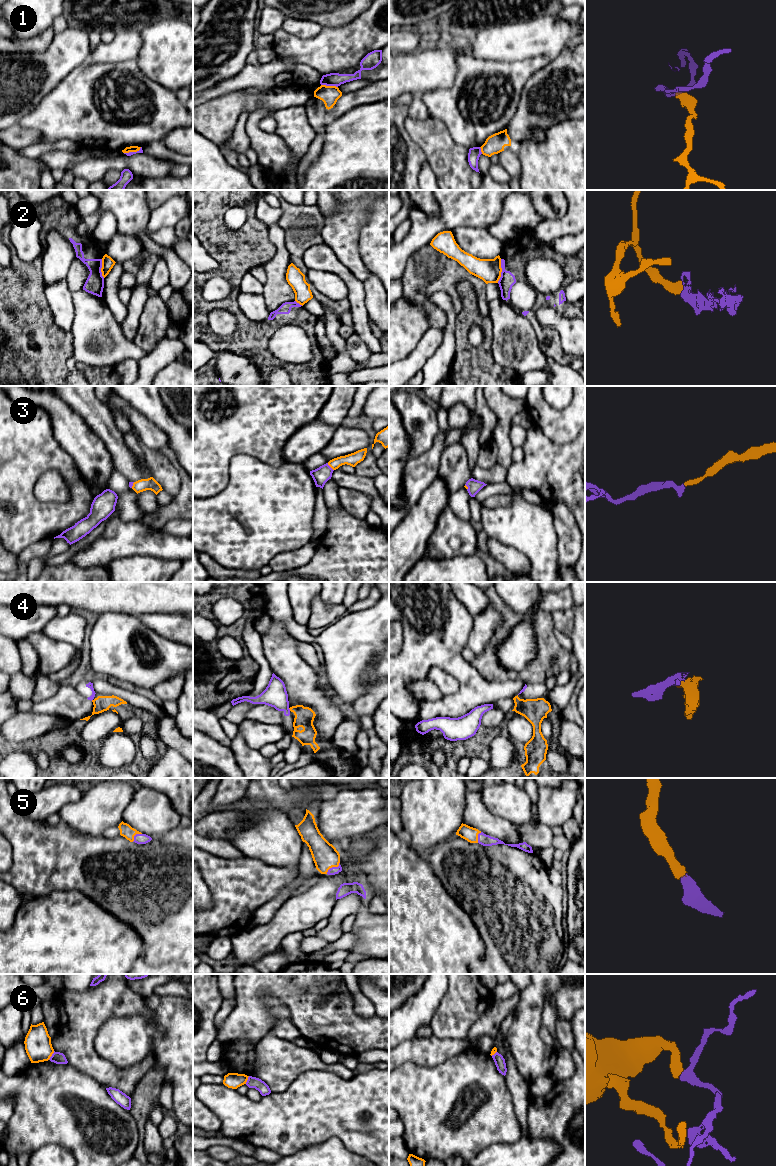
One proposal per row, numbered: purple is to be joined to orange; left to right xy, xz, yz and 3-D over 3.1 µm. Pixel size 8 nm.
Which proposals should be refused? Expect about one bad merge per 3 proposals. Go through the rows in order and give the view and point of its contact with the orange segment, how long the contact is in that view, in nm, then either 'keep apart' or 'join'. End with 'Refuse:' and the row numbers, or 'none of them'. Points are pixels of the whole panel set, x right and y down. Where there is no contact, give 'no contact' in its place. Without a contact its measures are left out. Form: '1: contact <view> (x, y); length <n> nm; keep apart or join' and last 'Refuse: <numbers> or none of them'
1: contact xz (329, 86); length 140 nm; keep apart
2: contact yz (501, 271); length 190 nm; keep apart
3: contact xz (330, 466); length 80 nm; join
4: contact xz (289, 708); length 30 nm; keep apart
5: contact xz (333, 866); length 140 nm; join
6: contact xy (51, 1055); length 90 nm; keep apart
Refuse: 1, 2, 4, 6

